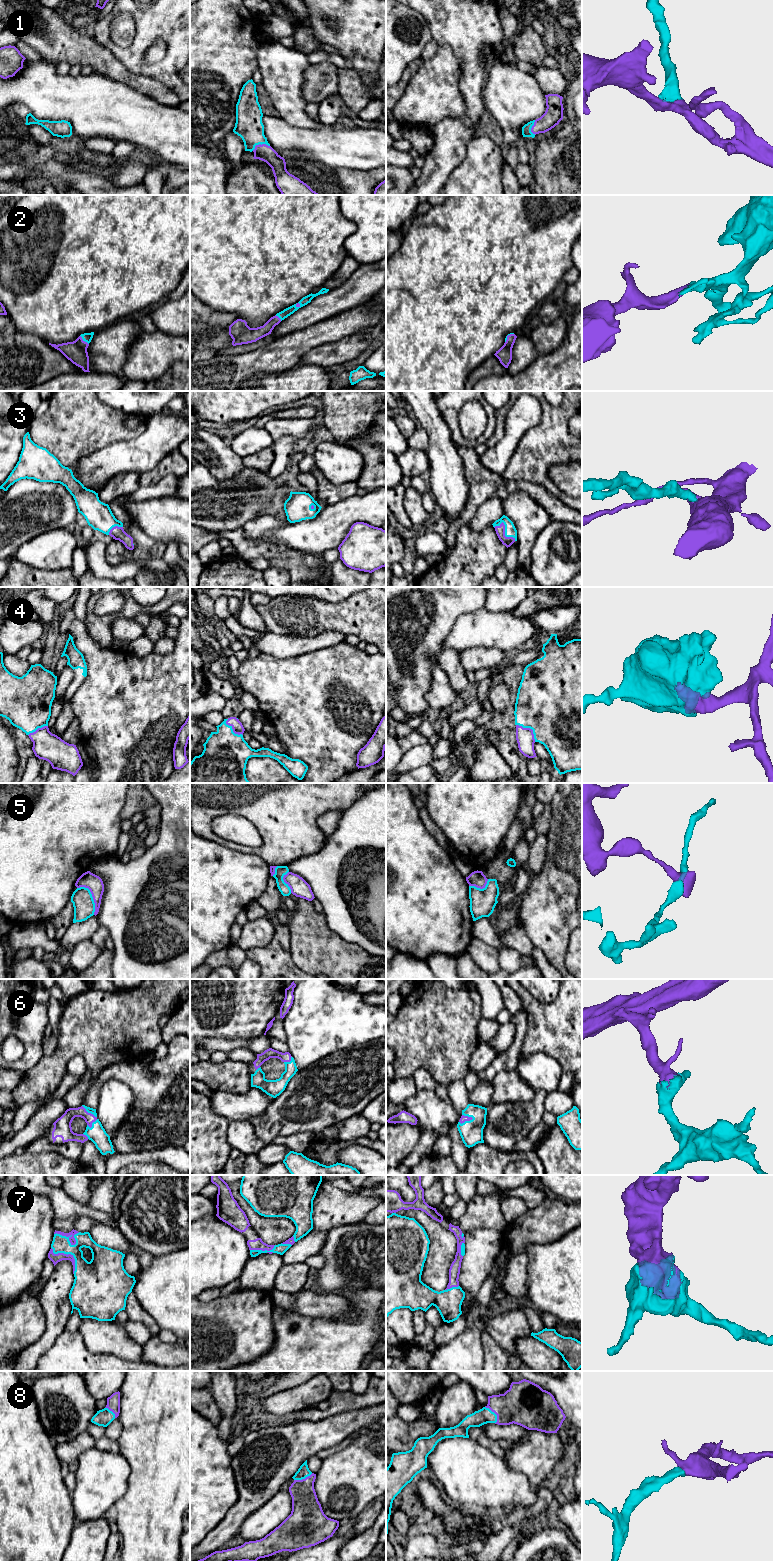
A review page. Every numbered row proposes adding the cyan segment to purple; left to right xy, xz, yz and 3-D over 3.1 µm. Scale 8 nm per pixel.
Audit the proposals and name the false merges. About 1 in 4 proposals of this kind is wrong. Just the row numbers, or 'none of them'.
5

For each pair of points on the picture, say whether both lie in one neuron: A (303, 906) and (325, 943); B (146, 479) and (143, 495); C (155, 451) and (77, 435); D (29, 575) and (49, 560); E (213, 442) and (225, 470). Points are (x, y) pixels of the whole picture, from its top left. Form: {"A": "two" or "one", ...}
{"A": "one", "B": "two", "C": "two", "D": "two", "E": "one"}

